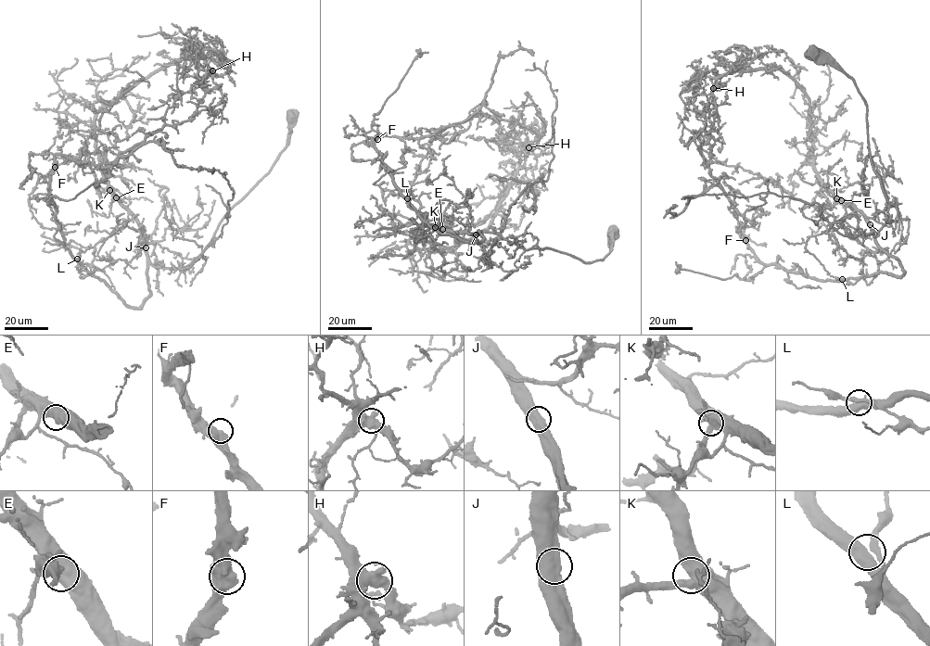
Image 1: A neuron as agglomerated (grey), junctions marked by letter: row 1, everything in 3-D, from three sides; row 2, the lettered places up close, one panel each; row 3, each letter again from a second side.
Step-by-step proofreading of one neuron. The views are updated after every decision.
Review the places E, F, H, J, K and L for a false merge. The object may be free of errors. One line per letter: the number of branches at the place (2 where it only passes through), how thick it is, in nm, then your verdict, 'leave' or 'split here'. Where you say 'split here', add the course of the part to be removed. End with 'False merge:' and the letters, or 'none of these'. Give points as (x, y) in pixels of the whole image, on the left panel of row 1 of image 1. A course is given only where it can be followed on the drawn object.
E: branches 2; calibre 750 nm; leave
F: branches 2; calibre 750 nm; leave
H: branches 2; calibre 600 nm; leave
J: branches 2; calibre 700 nm; leave
K: branches 2; calibre 600 nm; leave
L: branches 2; calibre 550 nm; leave
False merge: none of these

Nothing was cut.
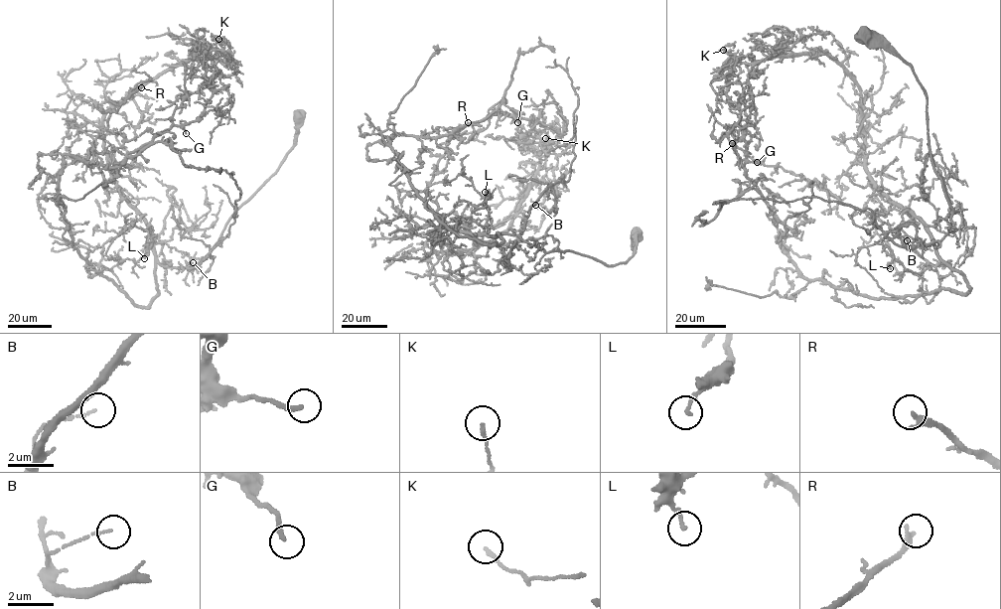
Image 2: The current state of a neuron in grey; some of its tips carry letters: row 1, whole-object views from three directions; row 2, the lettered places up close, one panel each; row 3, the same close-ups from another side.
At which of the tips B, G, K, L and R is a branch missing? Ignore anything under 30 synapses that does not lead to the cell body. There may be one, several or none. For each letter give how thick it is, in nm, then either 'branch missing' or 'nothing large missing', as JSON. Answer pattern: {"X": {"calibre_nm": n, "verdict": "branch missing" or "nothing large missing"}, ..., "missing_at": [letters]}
{"B": {"calibre_nm": 80, "verdict": "nothing large missing"}, "G": {"calibre_nm": 180, "verdict": "branch missing"}, "K": {"calibre_nm": 160, "verdict": "nothing large missing"}, "L": {"calibre_nm": 140, "verdict": "nothing large missing"}, "R": {"calibre_nm": 240, "verdict": "branch missing"}, "missing_at": ["G", "R"]}

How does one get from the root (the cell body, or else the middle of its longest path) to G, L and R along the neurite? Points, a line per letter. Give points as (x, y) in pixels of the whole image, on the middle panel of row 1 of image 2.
G: (634, 235), (633, 256), (610, 265), (463, 236), (389, 140), (517, 122)
L: (634, 235), (633, 256), (610, 265), (571, 250), (546, 252), (517, 235), (495, 238), (487, 233), (485, 192)
R: (634, 235), (633, 256), (610, 265), (517, 235), (447, 227), (425, 189), (468, 122)

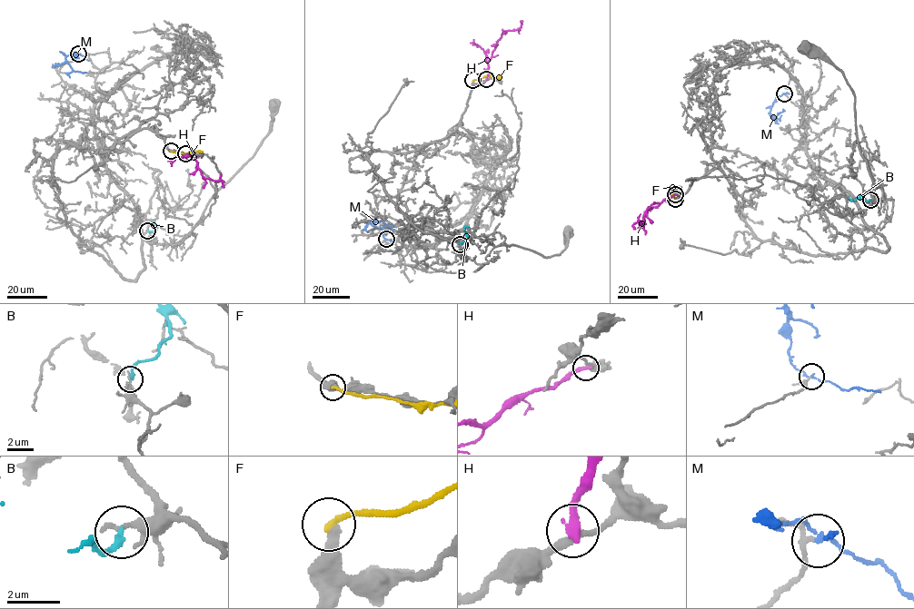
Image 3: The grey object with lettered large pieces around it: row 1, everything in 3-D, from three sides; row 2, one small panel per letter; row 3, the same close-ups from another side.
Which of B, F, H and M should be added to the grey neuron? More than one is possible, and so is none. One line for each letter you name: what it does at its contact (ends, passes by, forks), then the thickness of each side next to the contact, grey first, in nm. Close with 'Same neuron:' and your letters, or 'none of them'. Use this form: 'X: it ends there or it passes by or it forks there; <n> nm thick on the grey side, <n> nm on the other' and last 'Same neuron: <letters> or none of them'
Same neuron: none of them

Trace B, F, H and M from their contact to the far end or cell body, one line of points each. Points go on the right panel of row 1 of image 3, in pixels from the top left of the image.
B: (870, 200), (857, 198), (852, 201)
F: (675, 198), (671, 187)
H: (675, 194), (650, 206), (641, 225), (636, 222), (633, 225), (634, 229)
M: (784, 93), (773, 103), (769, 113), (775, 117), (783, 109)

